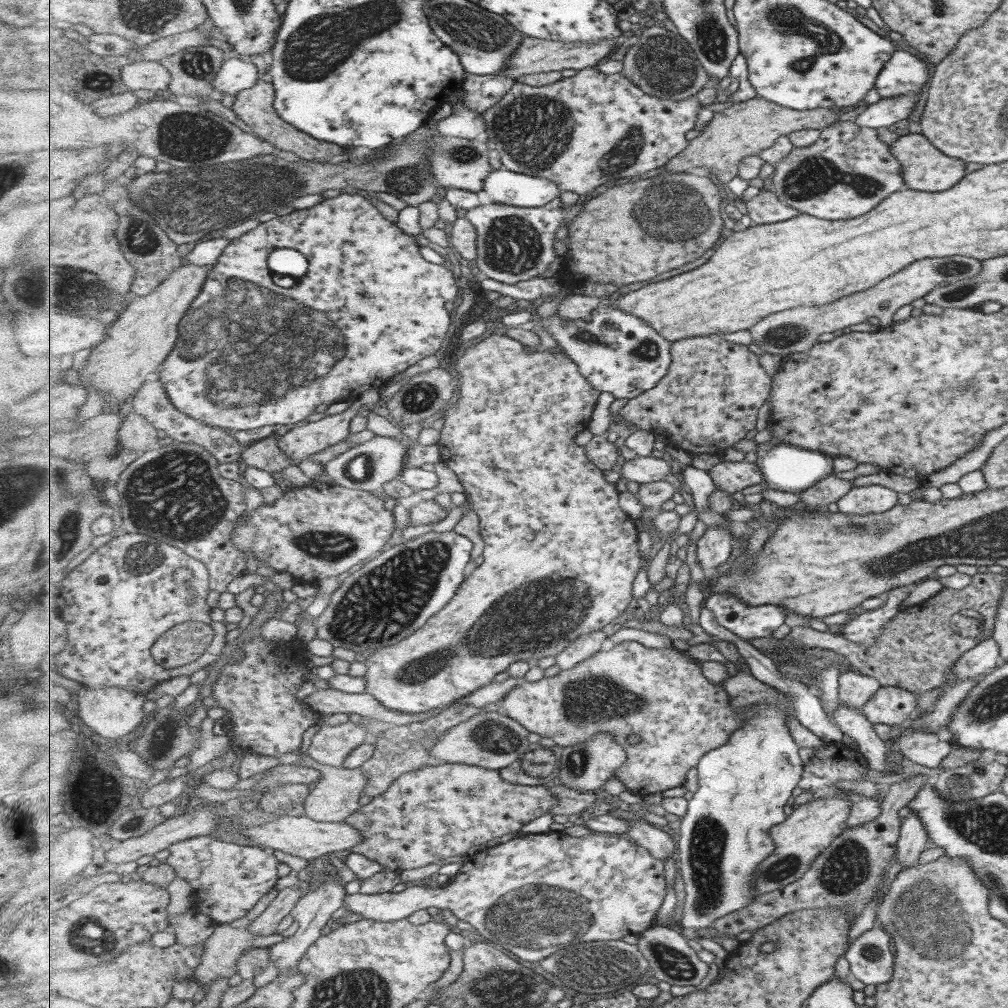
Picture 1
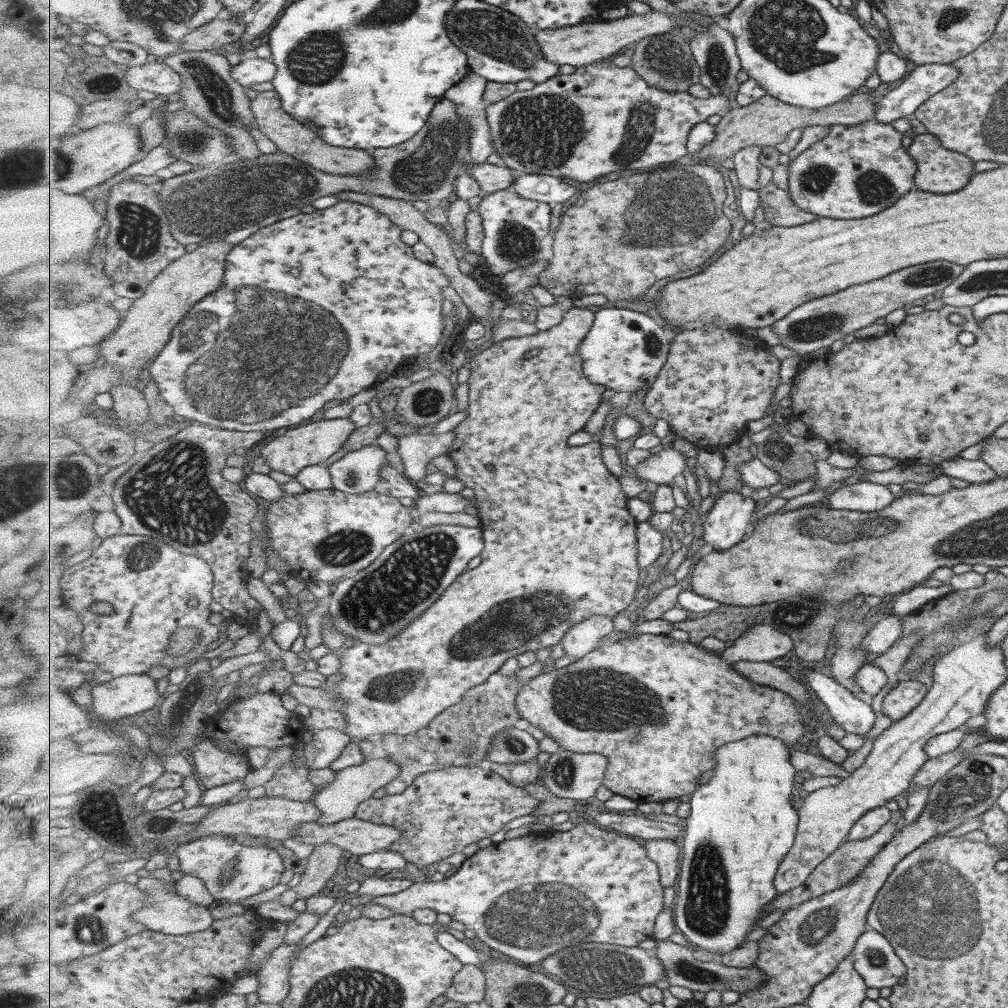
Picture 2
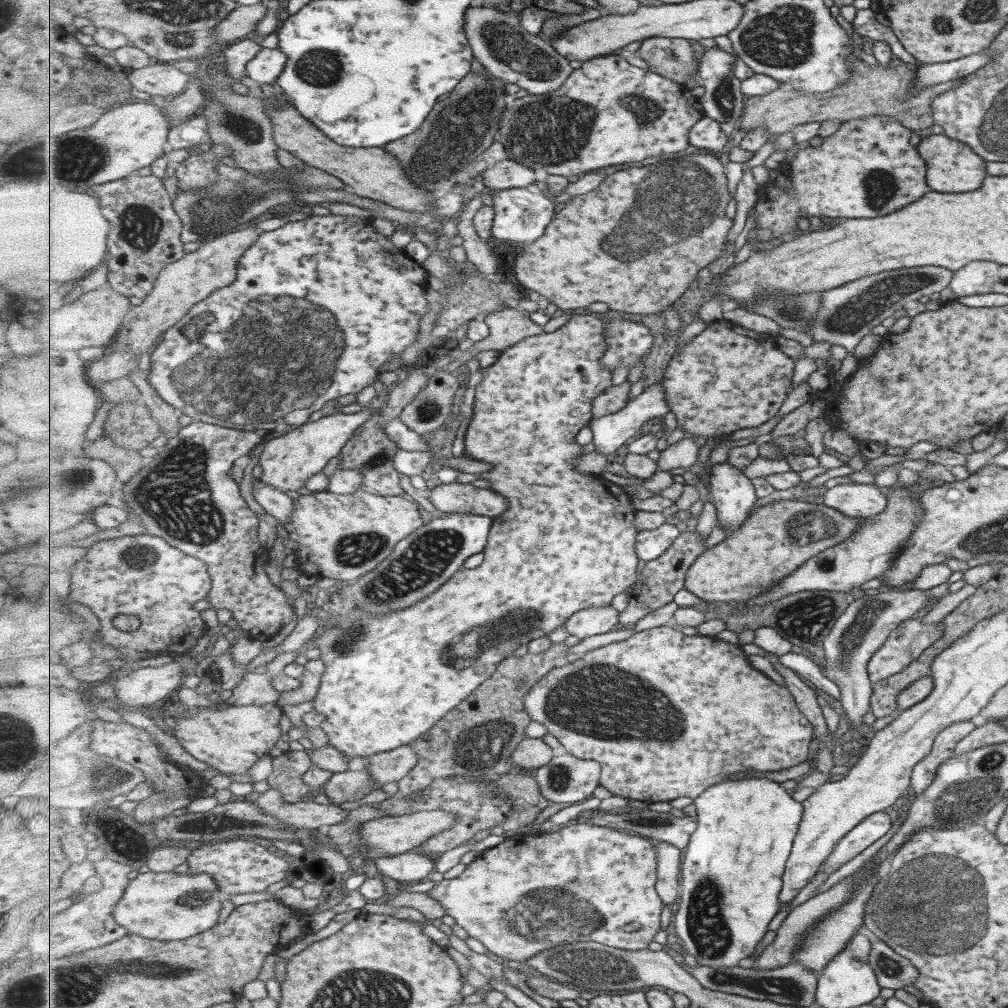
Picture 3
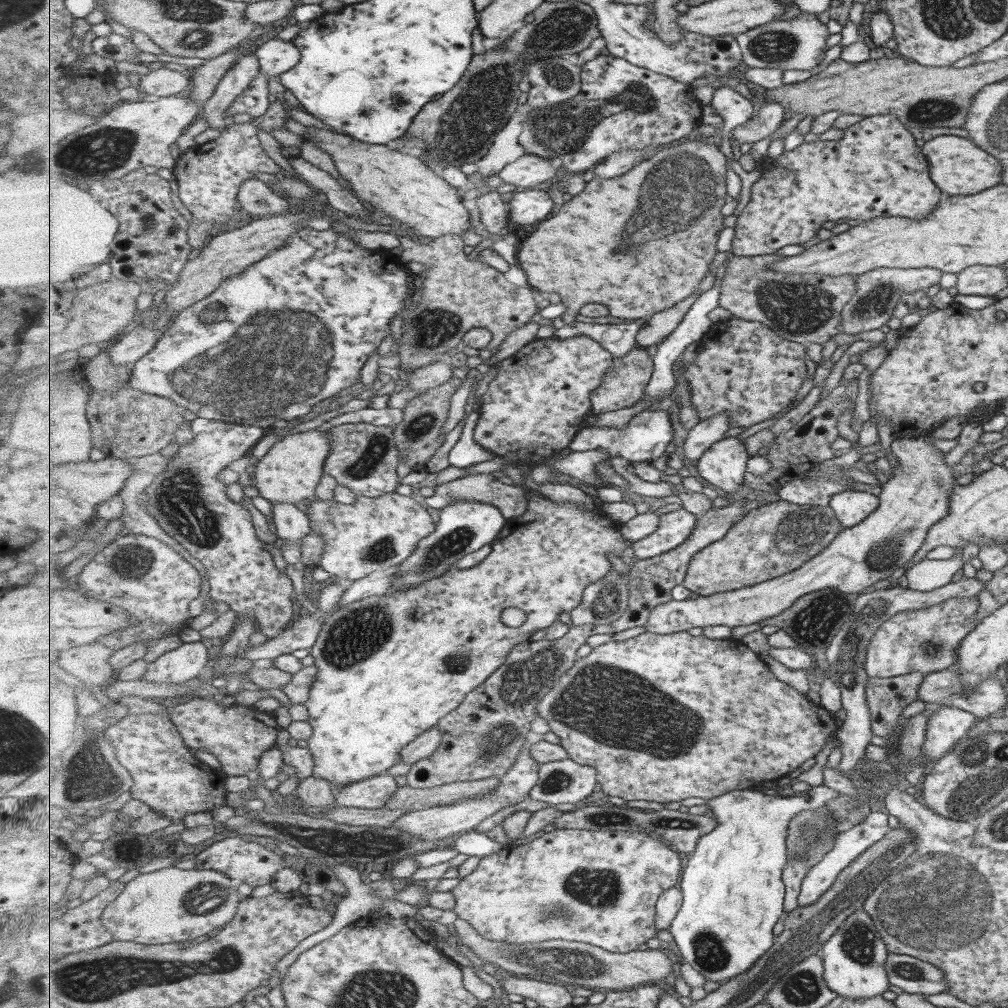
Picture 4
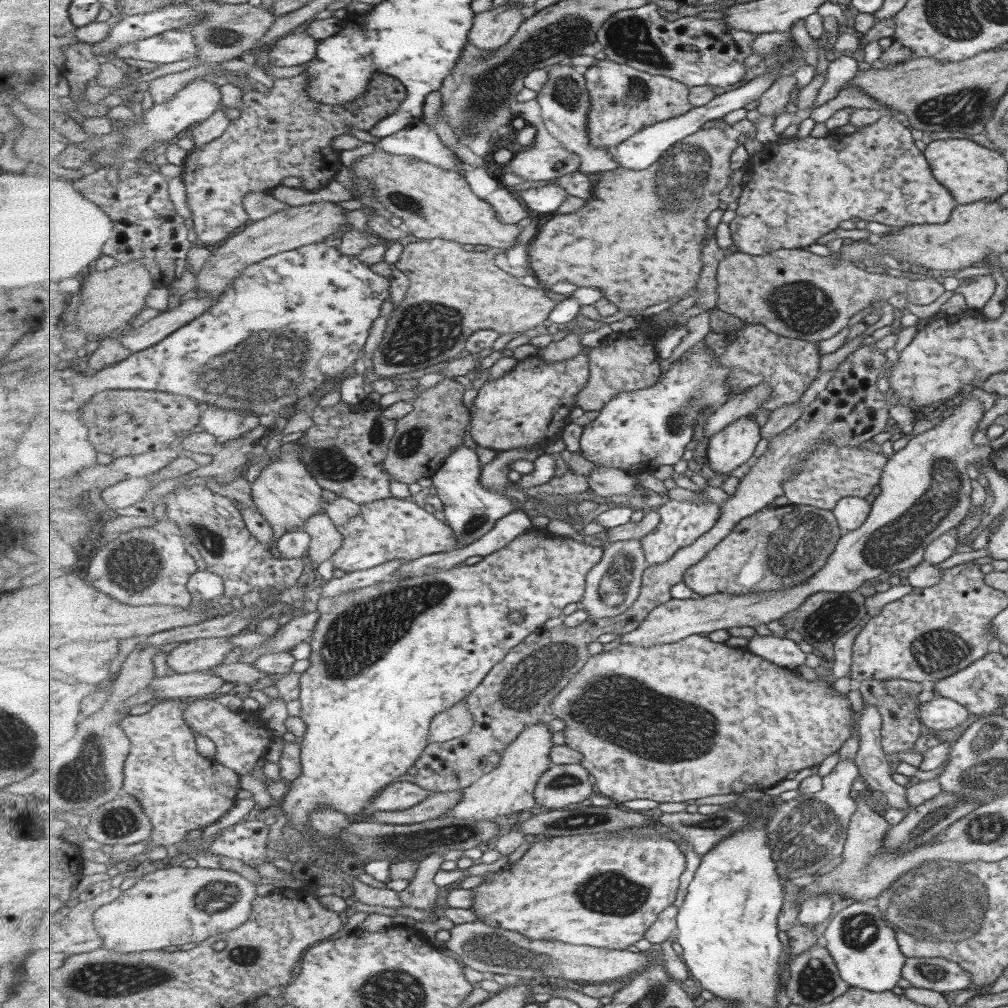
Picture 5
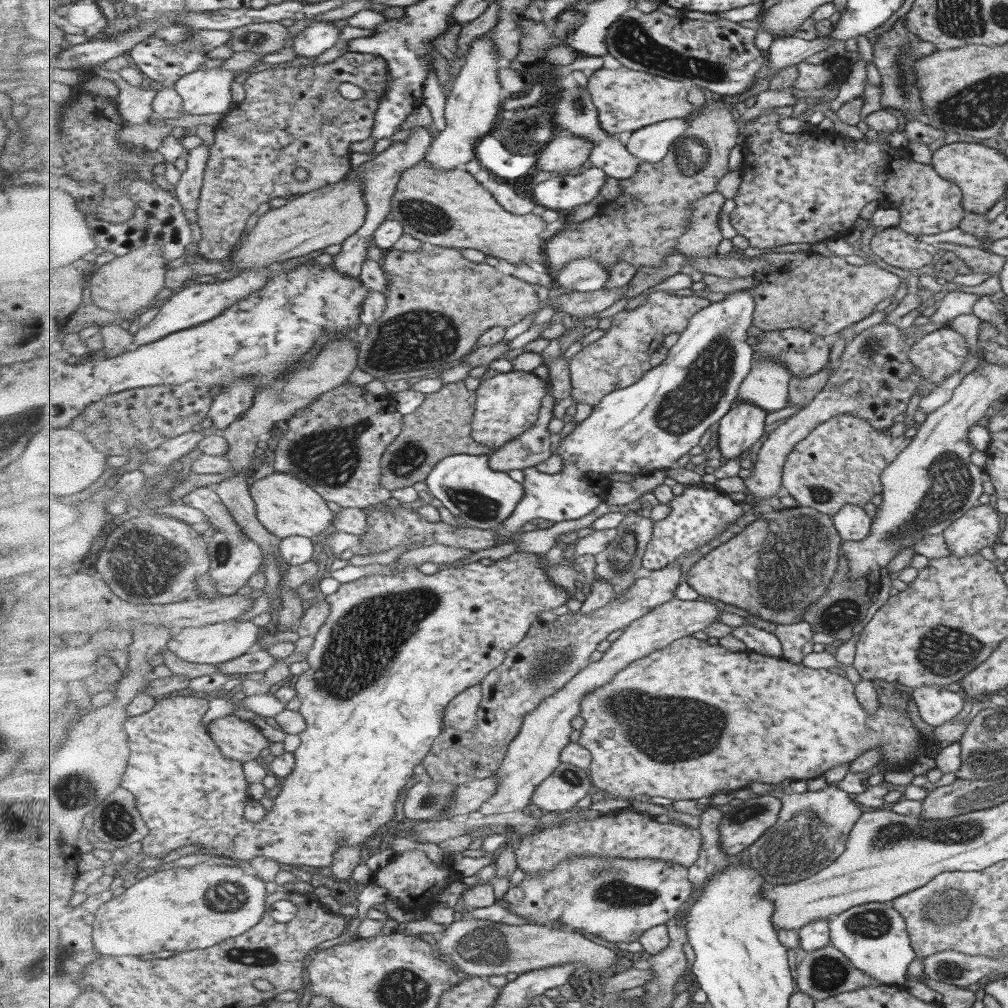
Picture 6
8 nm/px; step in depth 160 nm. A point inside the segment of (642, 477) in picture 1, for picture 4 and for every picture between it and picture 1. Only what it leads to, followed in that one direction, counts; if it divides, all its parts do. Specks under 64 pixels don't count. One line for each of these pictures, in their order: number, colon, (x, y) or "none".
2: (660, 468)
3: (683, 454)
4: (705, 433)

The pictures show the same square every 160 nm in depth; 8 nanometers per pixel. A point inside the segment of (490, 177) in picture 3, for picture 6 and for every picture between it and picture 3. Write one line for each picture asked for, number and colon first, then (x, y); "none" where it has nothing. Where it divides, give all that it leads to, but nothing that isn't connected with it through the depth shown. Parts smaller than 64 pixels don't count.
4: (530, 171)
5: (550, 163)
6: (565, 152)

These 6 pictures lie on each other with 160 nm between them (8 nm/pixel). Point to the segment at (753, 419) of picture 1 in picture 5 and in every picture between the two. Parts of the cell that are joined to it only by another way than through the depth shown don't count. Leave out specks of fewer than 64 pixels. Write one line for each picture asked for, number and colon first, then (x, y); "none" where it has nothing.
2: (713, 384)
3: (727, 378)
4: (743, 368)
5: (758, 355)

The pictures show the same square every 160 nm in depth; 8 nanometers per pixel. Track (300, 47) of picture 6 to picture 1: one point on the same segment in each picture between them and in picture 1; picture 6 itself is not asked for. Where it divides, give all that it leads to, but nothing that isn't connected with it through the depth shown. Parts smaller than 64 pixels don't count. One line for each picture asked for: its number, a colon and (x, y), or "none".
1: (236, 75)
2: (253, 72)
3: (269, 64)
4: (276, 56)
5: (297, 48)

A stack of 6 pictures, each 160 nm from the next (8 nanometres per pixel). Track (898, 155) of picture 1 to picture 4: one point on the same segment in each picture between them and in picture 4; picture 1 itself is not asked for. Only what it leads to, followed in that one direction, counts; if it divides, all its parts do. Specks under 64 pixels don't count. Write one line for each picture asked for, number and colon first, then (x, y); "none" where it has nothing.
2: (938, 171)
3: (951, 167)
4: (957, 167)

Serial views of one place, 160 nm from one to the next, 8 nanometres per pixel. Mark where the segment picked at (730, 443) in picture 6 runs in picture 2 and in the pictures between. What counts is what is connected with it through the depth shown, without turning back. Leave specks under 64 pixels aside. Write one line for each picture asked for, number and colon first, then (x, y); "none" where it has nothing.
2: (728, 522)
3: (733, 495)
4: (723, 465)
5: (732, 447)

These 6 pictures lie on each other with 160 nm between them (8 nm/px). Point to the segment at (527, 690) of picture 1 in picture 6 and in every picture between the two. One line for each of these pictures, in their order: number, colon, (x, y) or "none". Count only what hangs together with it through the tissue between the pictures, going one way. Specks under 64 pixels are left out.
2: (589, 706)
3: (589, 706)
4: (629, 708)
5: (643, 718)
6: (765, 715)

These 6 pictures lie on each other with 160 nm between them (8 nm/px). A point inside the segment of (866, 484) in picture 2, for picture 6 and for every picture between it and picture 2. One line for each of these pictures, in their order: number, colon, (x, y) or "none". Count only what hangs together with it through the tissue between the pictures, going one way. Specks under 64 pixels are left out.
3: (854, 500)
4: (850, 507)
5: (850, 512)
6: (850, 522)

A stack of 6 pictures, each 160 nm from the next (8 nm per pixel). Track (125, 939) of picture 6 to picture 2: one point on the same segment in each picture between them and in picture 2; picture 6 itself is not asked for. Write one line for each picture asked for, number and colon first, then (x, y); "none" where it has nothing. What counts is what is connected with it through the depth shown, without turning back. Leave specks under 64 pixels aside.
2: (166, 912)
3: (171, 906)
4: (171, 905)
5: (162, 909)

